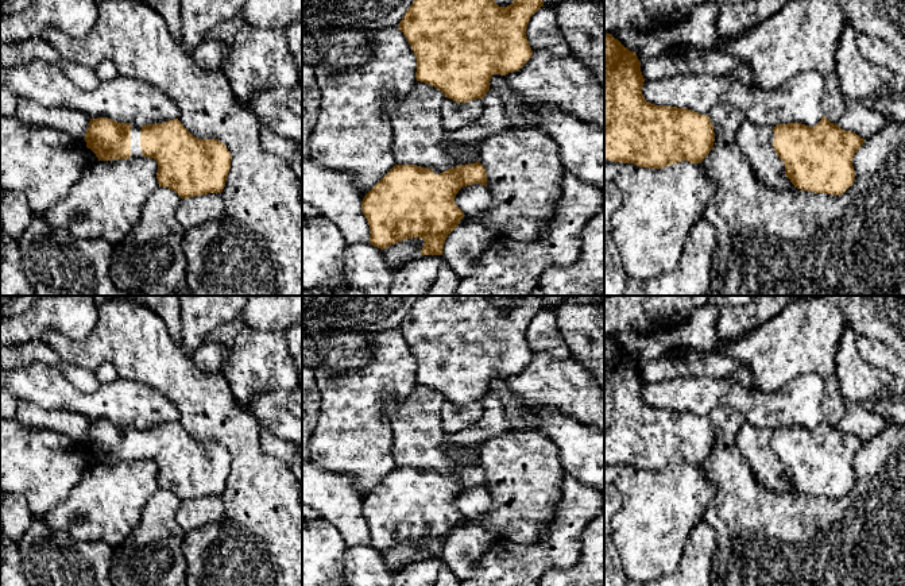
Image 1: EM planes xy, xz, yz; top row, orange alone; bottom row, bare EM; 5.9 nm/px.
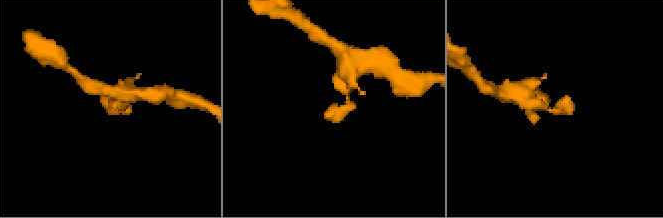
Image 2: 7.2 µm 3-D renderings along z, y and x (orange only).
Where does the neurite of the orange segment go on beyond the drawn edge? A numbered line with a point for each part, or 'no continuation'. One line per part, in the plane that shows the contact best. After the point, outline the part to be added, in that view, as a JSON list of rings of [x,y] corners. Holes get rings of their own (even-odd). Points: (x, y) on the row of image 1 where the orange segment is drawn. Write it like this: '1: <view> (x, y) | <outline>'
1: xy (135, 130) | [[[131,124],[131,158],[143,157],[140,147],[140,130],[142,126]]]

